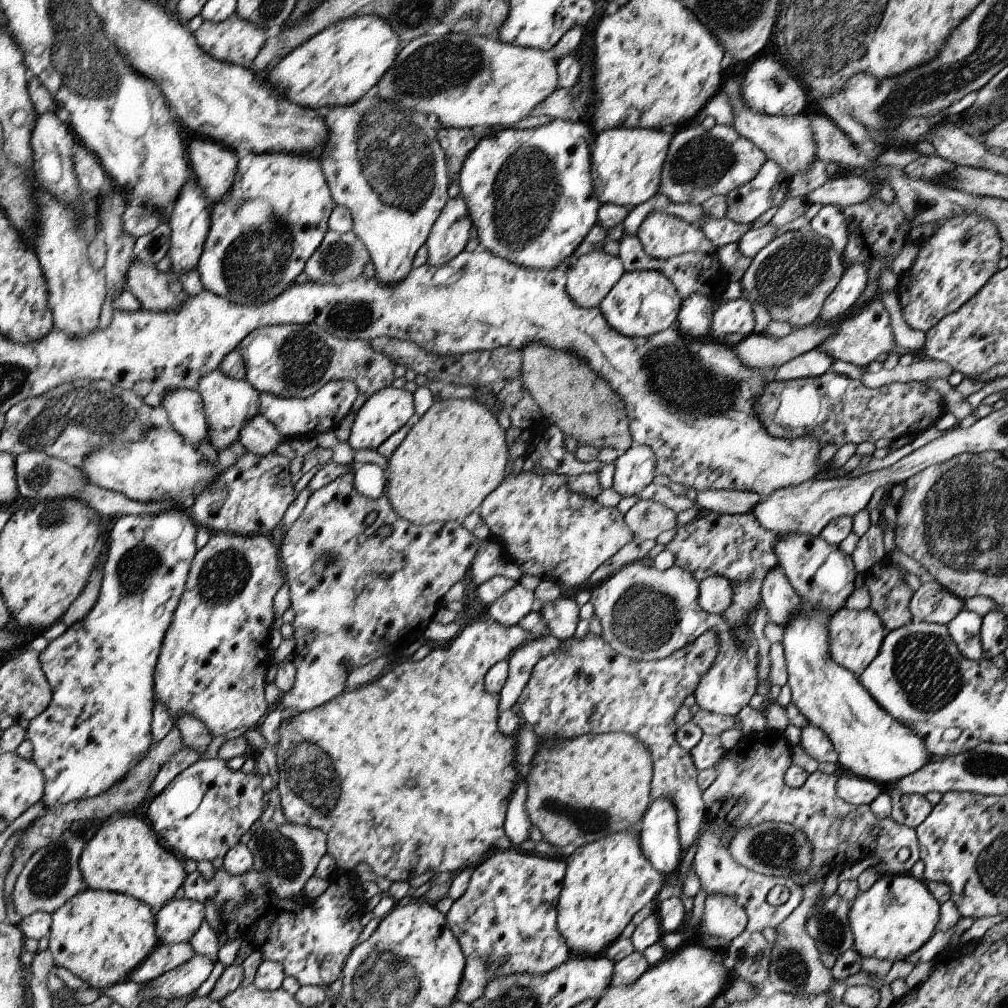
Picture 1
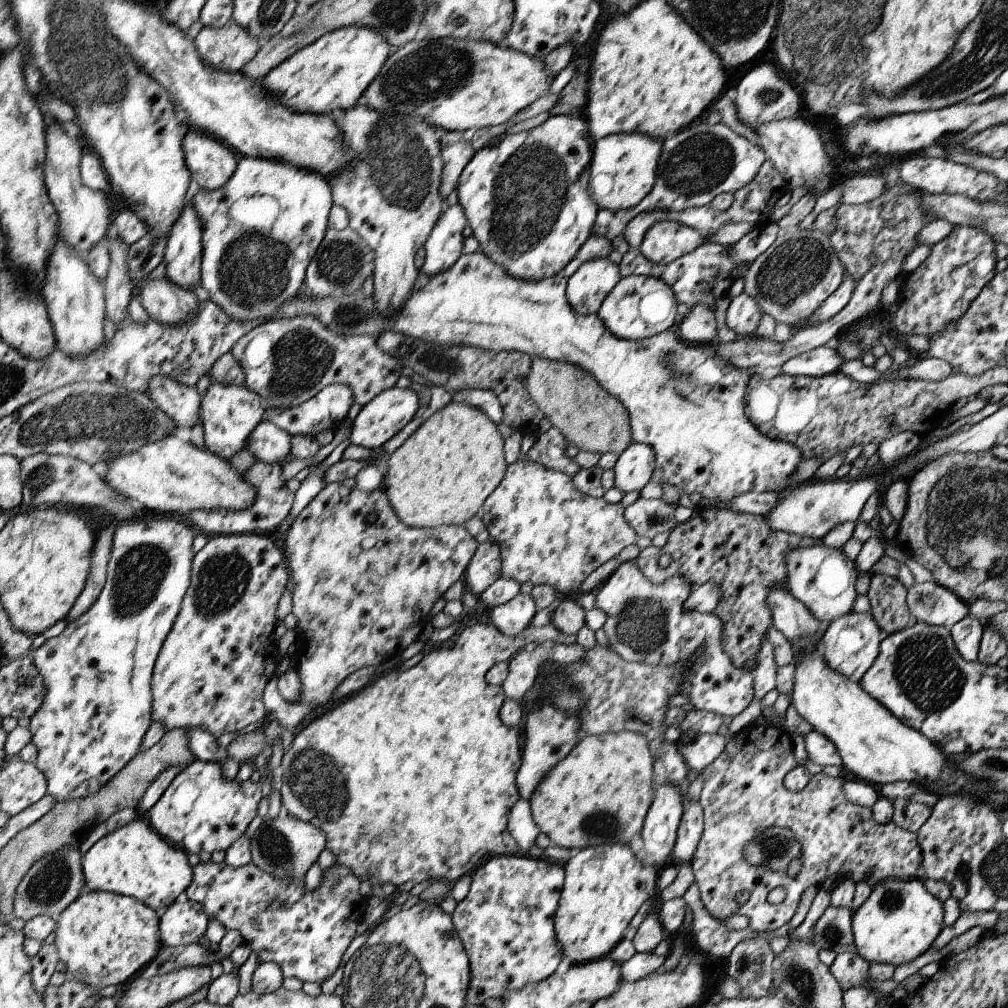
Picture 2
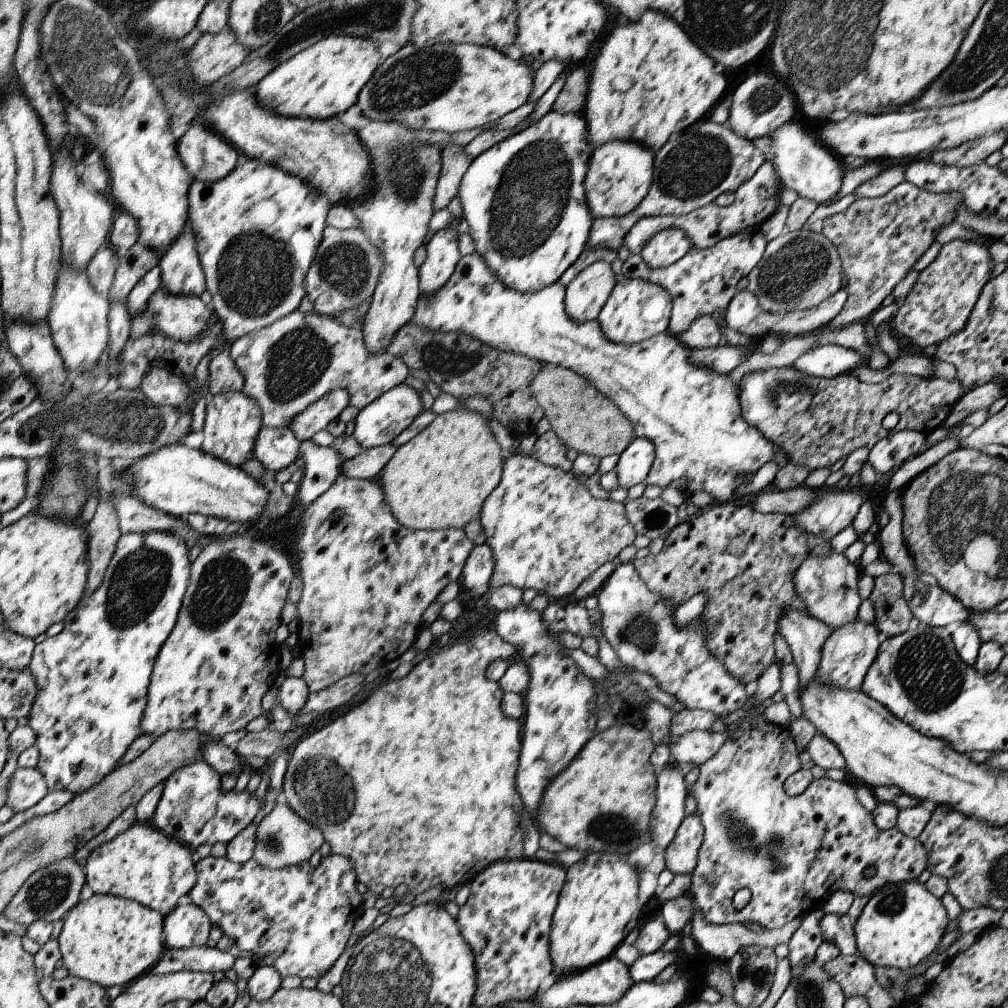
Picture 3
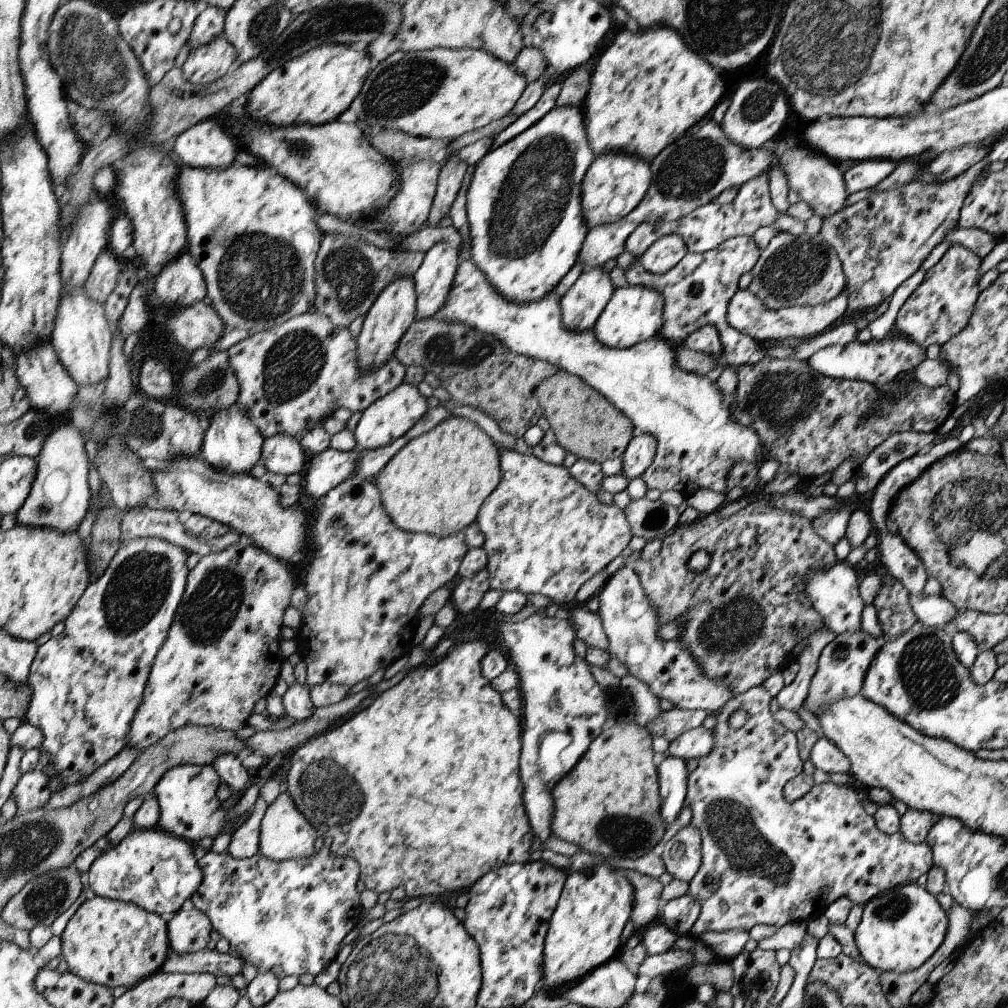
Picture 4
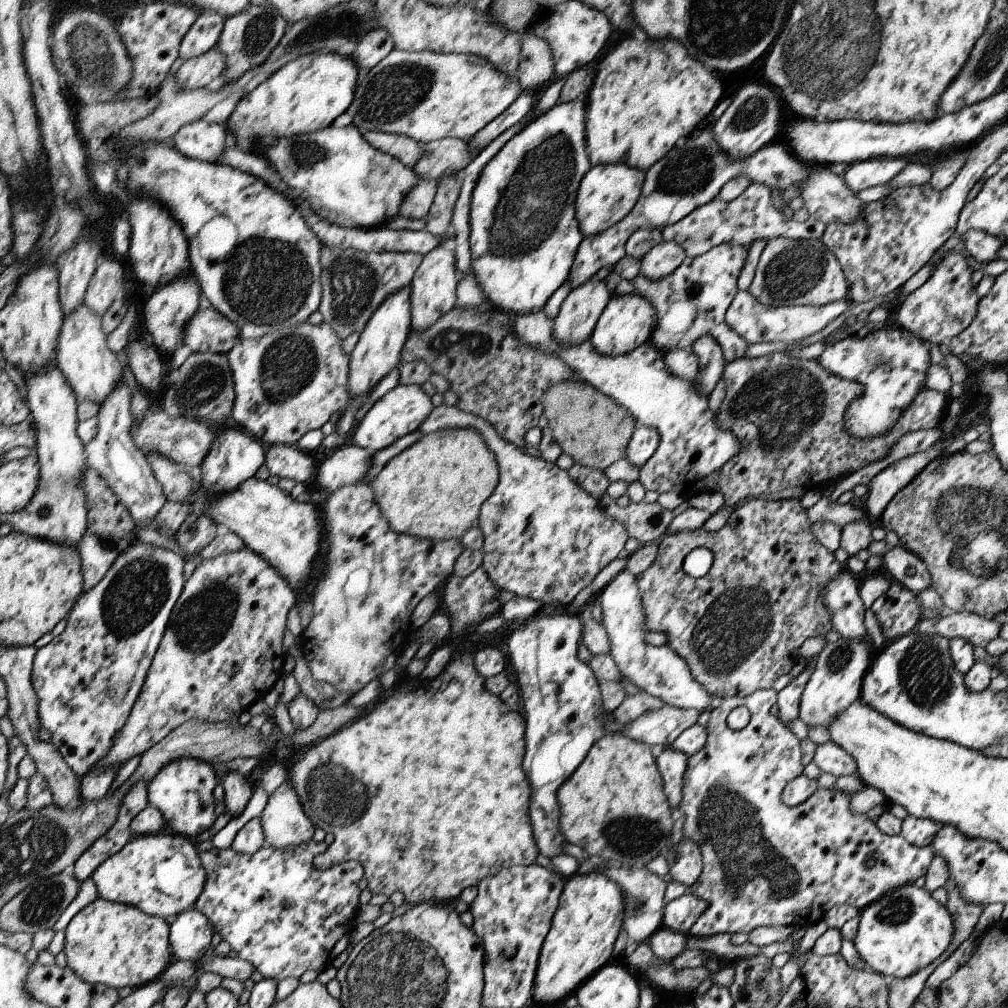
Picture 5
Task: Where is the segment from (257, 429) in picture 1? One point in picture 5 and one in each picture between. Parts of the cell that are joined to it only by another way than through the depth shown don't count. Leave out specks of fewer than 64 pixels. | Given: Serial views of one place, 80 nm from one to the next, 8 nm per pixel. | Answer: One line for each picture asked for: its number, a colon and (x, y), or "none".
2: (268, 443)
3: (276, 448)
4: (282, 455)
5: (287, 461)

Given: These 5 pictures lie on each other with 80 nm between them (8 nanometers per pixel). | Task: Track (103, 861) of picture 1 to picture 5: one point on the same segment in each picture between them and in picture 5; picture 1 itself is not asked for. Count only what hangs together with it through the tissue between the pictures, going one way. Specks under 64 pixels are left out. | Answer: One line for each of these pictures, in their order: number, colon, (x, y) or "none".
2: (134, 860)
3: (141, 864)
4: (157, 871)
5: (161, 874)

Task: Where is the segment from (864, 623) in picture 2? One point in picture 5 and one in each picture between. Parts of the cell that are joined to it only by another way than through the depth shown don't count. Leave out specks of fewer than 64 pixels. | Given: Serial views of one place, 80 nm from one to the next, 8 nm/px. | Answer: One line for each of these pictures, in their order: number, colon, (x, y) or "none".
3: (846, 656)
4: (843, 664)
5: (835, 683)

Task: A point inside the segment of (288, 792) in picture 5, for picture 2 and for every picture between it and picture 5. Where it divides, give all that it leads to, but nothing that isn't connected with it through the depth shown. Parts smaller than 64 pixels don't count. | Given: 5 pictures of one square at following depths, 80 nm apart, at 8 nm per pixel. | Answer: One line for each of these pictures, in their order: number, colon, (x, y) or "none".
2: (286, 847)
3: (284, 839)
4: (286, 833)

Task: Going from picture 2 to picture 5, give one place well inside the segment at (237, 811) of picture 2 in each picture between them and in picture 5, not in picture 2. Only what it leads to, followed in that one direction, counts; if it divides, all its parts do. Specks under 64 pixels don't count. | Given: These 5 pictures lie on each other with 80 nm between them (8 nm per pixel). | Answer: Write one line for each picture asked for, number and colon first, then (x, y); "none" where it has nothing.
3: (193, 807)
4: (189, 808)
5: (182, 791)

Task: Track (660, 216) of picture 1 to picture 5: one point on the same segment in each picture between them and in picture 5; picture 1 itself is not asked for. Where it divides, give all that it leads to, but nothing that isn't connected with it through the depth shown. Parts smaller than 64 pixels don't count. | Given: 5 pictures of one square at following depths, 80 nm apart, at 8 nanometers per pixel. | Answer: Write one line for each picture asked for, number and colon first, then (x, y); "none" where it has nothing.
2: (667, 241)
3: (667, 247)
4: (667, 252)
5: (664, 258)

